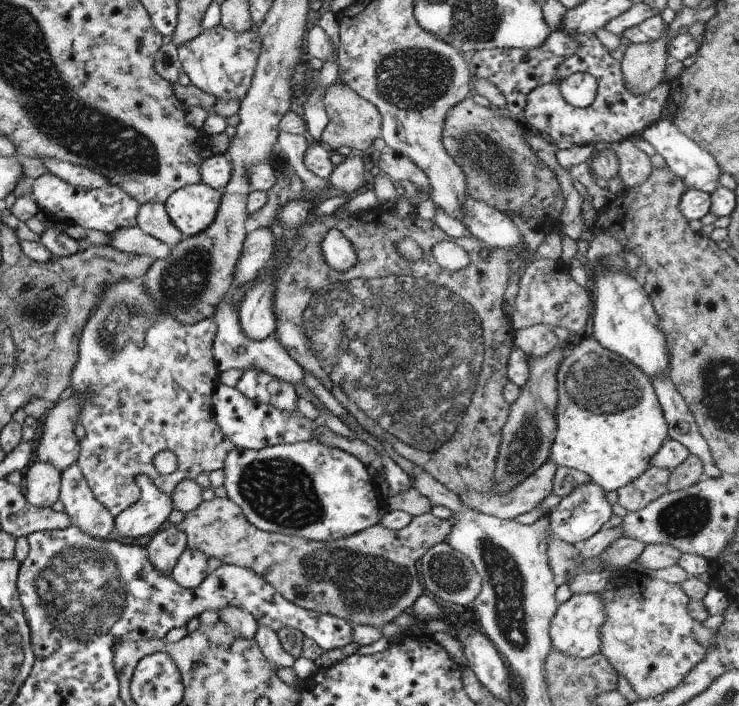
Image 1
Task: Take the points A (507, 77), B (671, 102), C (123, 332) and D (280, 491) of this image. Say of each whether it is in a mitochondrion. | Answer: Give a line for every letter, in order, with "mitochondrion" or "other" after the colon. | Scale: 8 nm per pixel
A: other
B: other
C: mitochondrion
D: mitochondrion

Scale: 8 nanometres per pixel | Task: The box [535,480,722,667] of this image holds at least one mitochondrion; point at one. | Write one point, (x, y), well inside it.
(684, 518)

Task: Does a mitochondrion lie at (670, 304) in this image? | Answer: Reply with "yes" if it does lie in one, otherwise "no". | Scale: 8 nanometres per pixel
no

